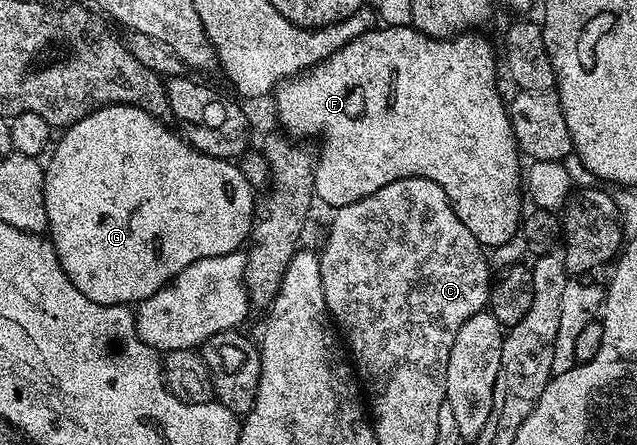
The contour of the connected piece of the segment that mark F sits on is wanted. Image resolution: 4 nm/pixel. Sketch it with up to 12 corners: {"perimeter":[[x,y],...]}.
{"perimeter":[[474,31],[351,36],[273,94],[319,202],[432,179],[484,247],[524,161]]}

